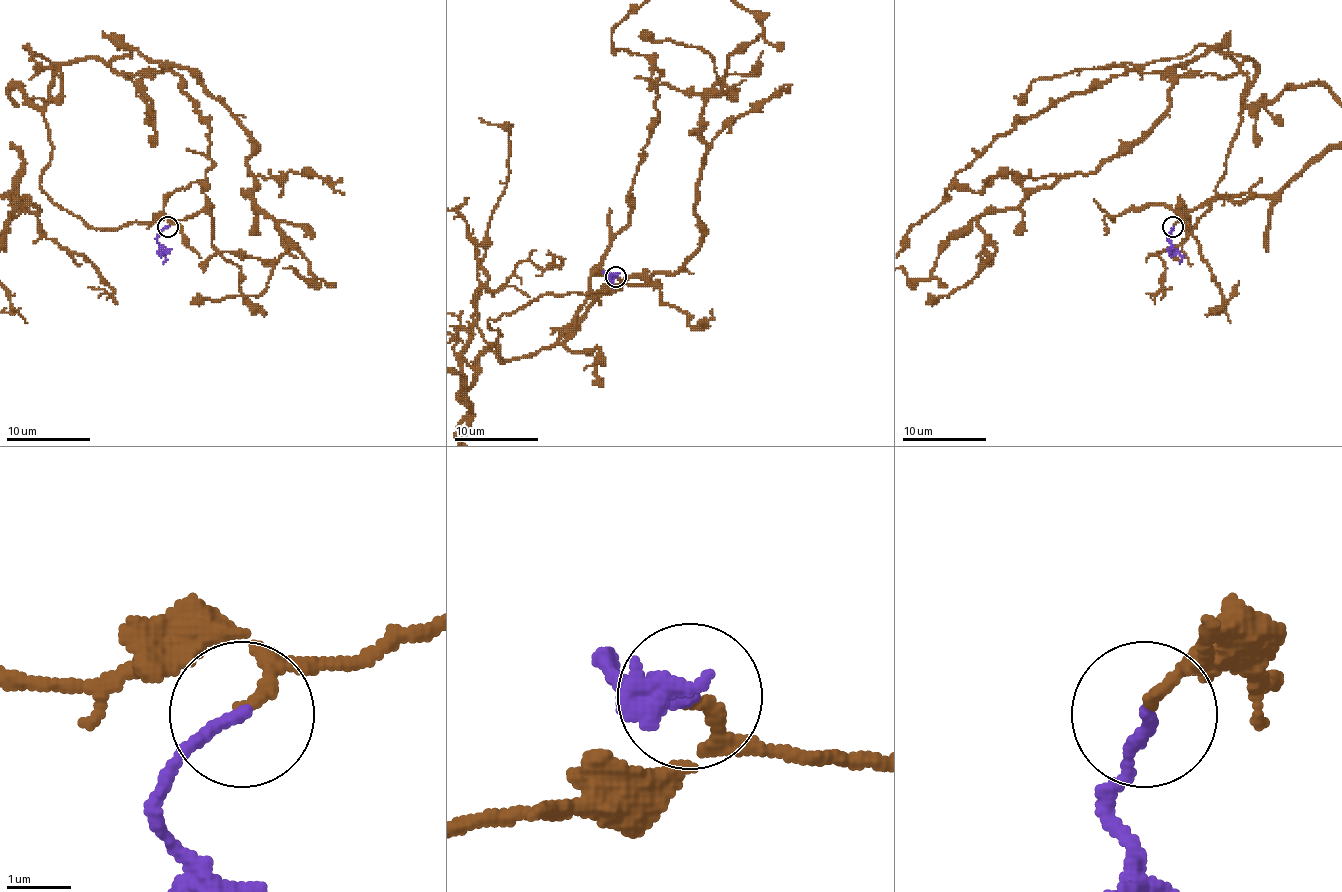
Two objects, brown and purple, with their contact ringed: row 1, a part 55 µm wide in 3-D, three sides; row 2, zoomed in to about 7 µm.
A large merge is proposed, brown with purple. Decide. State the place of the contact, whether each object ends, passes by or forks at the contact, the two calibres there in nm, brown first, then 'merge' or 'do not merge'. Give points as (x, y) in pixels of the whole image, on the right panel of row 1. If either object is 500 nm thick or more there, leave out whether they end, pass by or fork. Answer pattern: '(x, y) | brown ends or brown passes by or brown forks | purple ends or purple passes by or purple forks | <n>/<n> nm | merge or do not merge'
(1173, 226) | brown passes by | purple ends | 140/200 nm | merge

